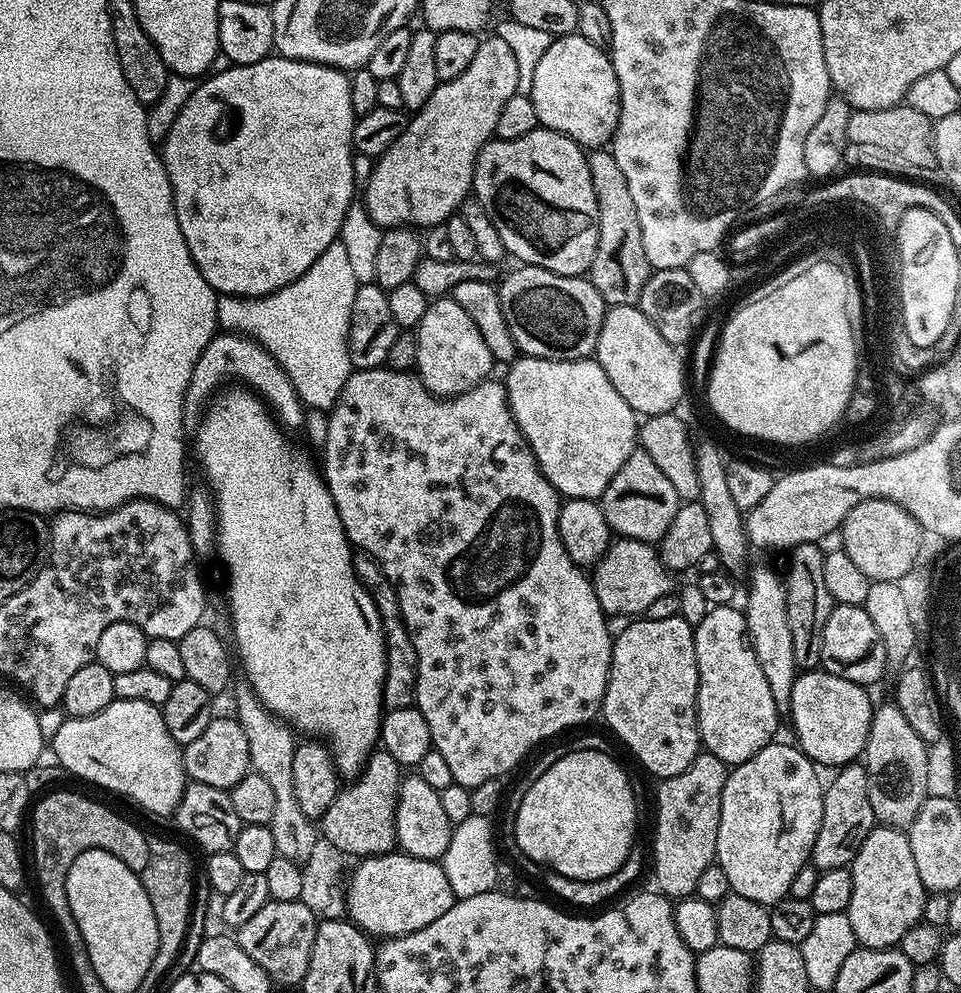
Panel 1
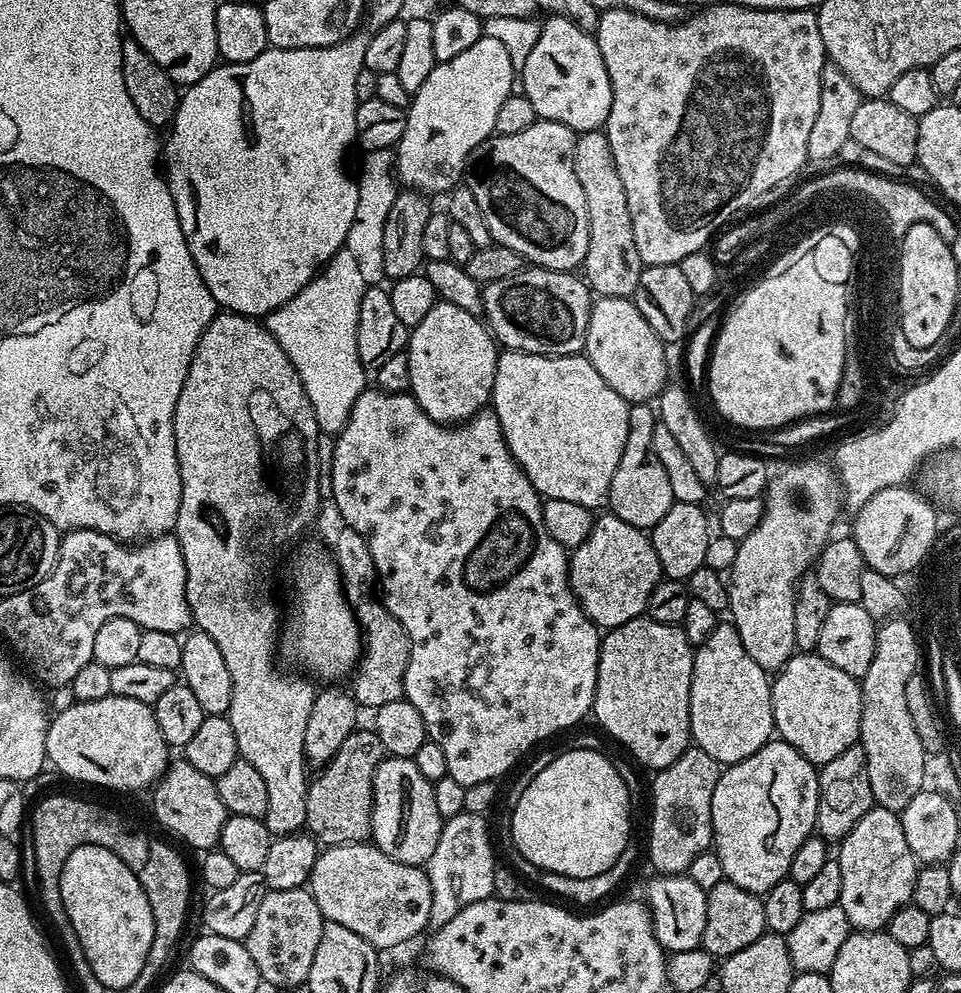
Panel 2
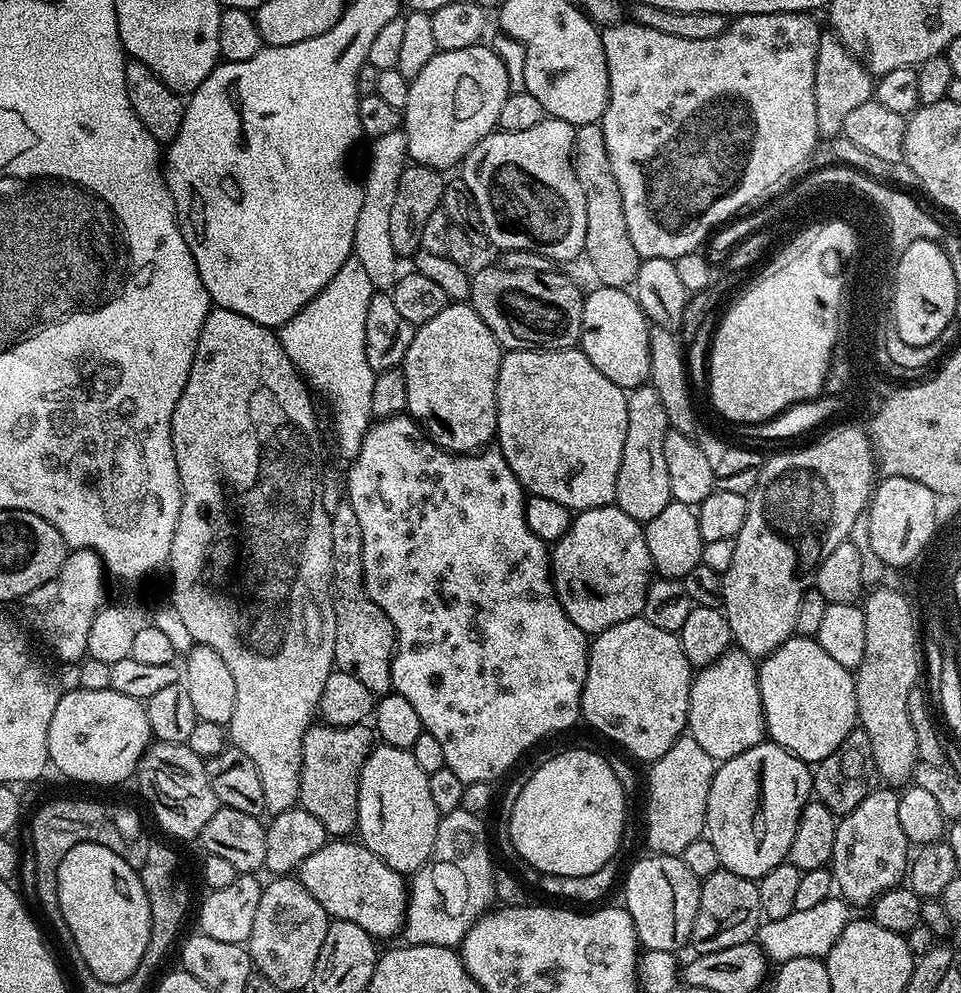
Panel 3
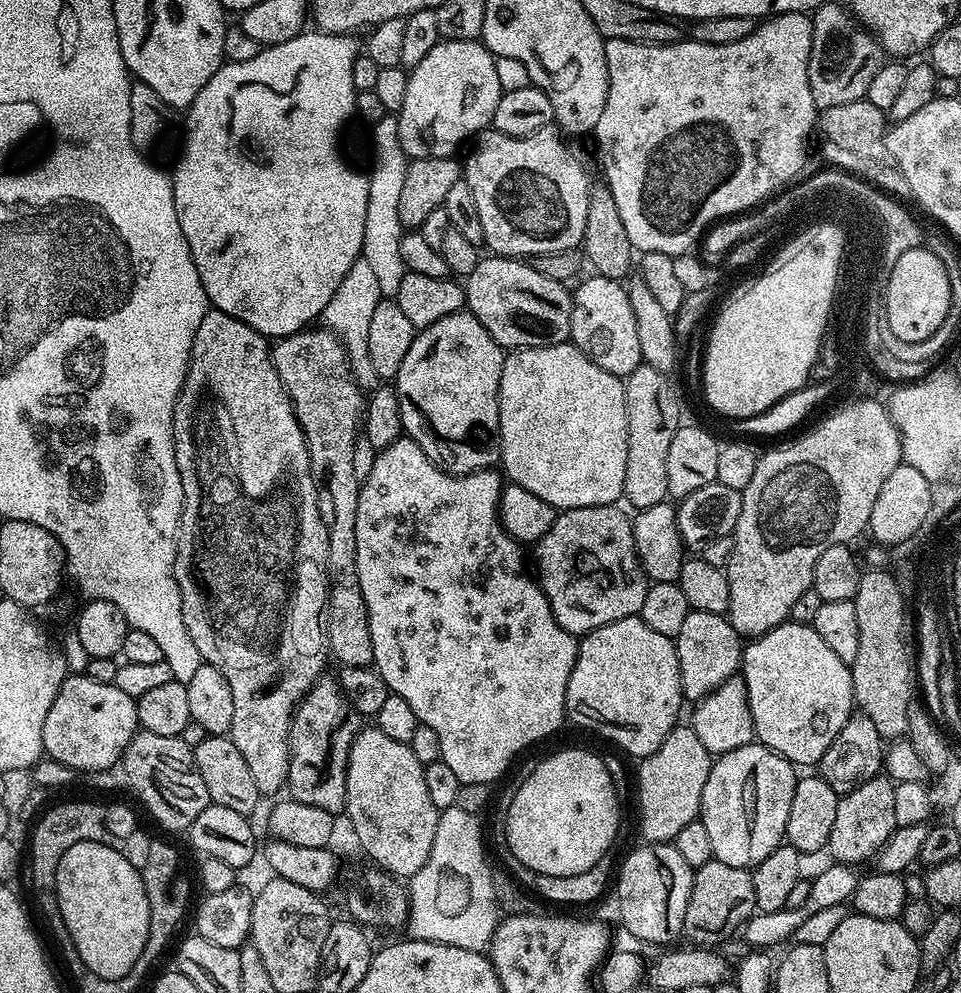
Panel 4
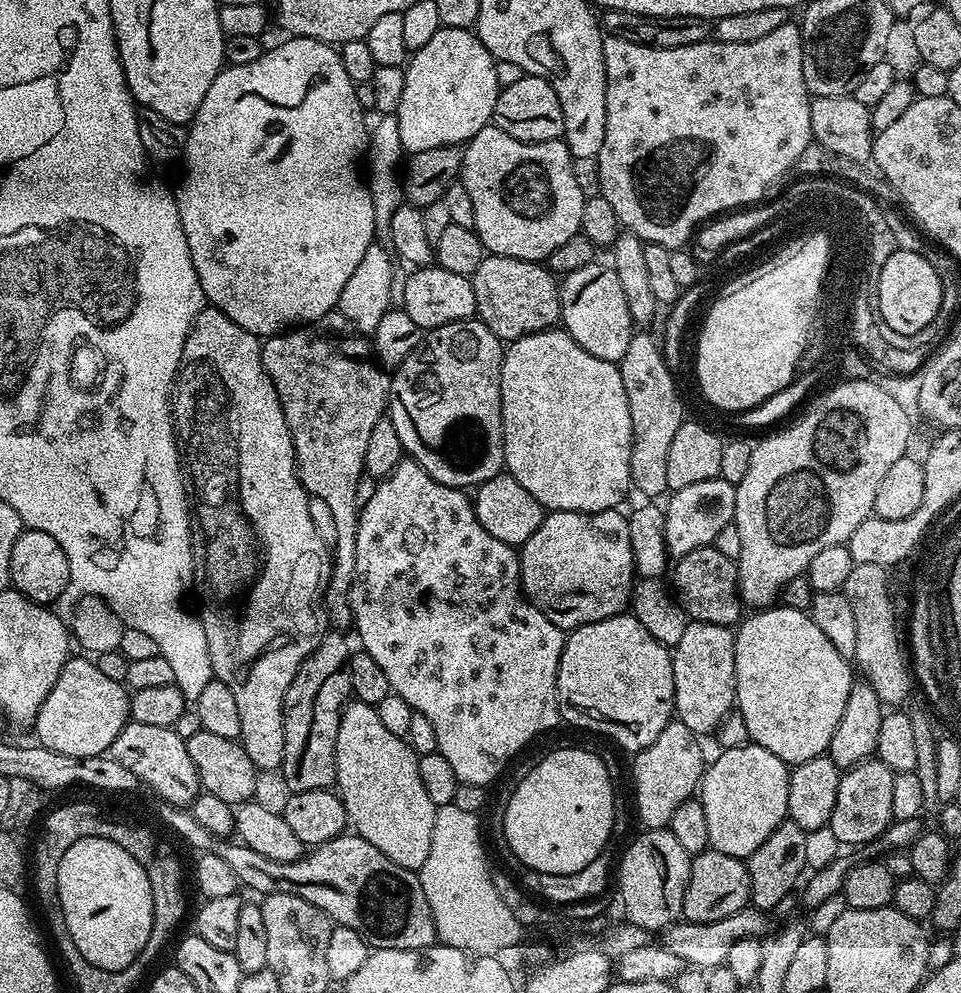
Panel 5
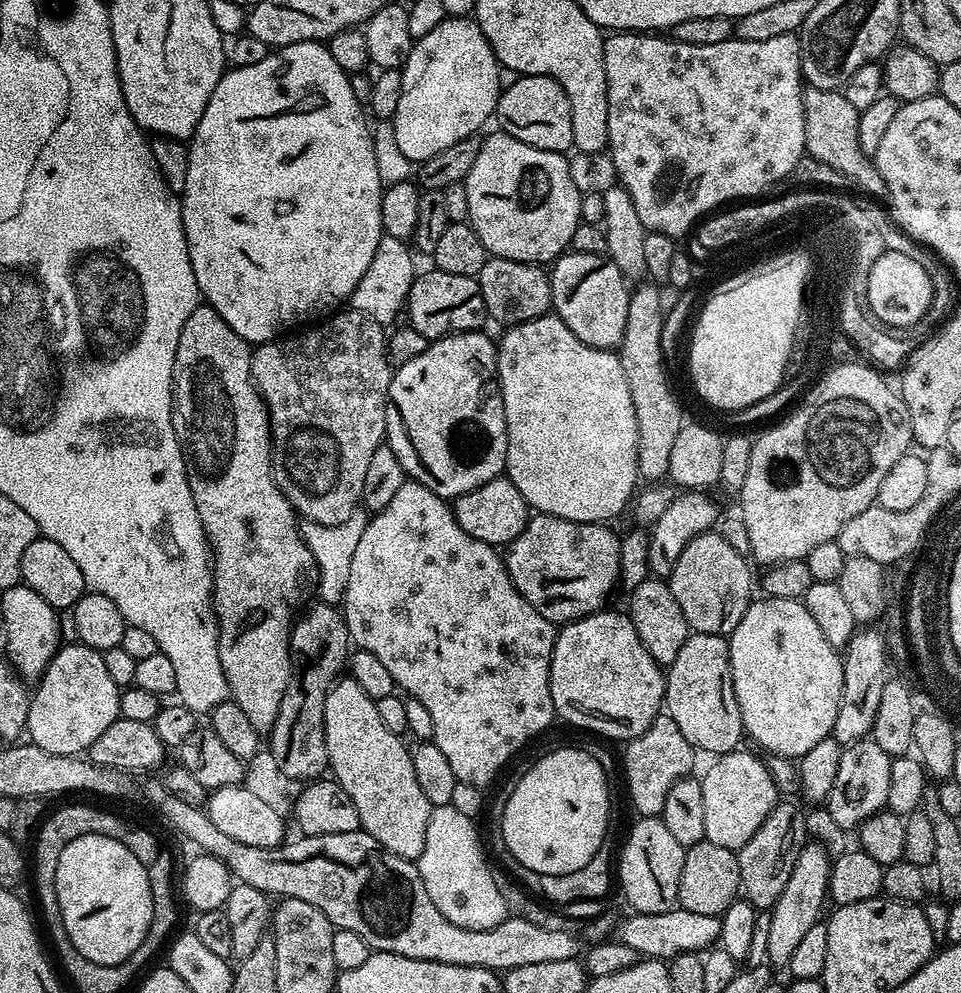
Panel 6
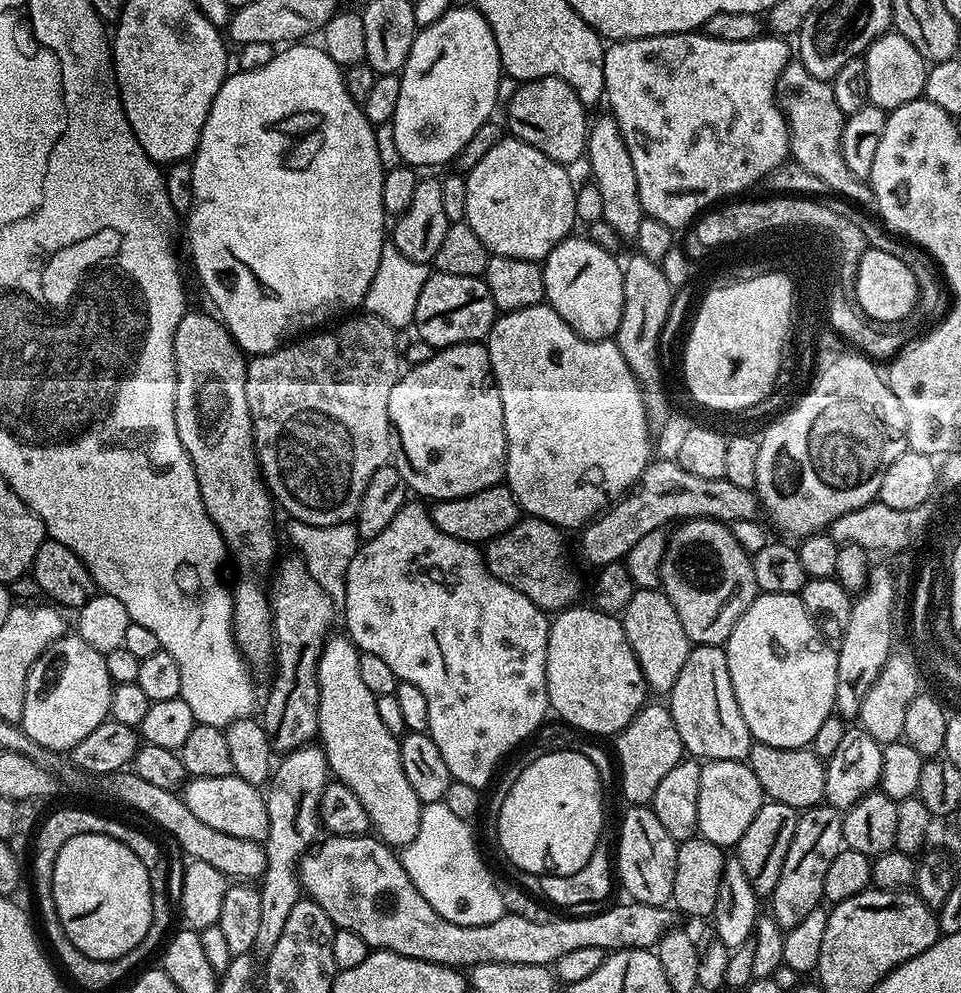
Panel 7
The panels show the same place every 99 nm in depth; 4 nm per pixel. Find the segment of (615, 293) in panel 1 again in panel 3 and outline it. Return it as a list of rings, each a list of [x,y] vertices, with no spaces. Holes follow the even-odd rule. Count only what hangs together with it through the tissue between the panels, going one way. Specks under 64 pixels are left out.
[[[599,123],[582,124],[576,128],[572,143],[572,165],[586,198],[586,242],[583,255],[588,256],[588,264],[603,287],[627,289],[636,283],[642,257],[638,250],[634,250],[634,242],[630,242],[630,230],[626,230],[622,190],[618,190],[618,178],[614,178],[614,170],[610,170],[606,138]]]

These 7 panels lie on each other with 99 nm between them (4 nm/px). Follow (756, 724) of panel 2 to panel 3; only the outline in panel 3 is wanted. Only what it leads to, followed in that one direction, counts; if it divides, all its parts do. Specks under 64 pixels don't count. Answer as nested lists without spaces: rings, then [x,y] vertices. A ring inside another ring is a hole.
[[[731,648],[693,677],[687,731],[718,762],[732,759],[763,741],[766,729],[757,674],[753,657]]]

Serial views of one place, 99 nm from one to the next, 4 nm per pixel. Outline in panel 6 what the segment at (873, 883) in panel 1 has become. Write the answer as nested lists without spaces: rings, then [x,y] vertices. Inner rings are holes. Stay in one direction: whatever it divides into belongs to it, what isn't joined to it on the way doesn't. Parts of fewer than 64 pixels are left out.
[[[870,738],[856,740],[841,751],[840,761],[838,762],[838,774],[834,774],[833,788],[829,790],[826,799],[828,816],[838,827],[856,830],[871,816],[885,811],[888,795],[890,794],[890,766],[892,762],[893,757],[888,756],[886,750],[882,750],[882,746],[878,746],[878,742],[874,742]]]

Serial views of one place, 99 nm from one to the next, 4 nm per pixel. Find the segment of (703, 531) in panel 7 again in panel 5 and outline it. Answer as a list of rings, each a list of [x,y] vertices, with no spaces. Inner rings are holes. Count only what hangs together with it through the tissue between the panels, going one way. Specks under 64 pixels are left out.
[[[711,546],[690,550],[690,554],[679,557],[671,569],[671,587],[674,595],[684,608],[689,621],[701,620],[715,624],[735,625],[741,619],[742,601],[740,586],[736,578],[736,561],[718,554]],[[676,568],[676,569],[675,569]]]

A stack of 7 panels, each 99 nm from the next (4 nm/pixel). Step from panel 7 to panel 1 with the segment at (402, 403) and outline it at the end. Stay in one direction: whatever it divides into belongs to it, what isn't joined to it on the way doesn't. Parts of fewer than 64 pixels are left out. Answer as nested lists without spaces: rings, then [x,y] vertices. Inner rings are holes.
[[[451,298],[433,299],[414,335],[418,346],[415,371],[435,396],[457,396],[493,375],[494,361],[482,333],[474,326],[470,314]]]

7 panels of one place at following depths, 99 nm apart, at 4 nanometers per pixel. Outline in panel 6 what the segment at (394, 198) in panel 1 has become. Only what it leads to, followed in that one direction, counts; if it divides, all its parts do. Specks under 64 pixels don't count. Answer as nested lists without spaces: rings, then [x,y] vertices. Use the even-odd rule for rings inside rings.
[[[446,18],[415,41],[402,69],[402,98],[398,98],[398,110],[391,119],[402,154],[423,162],[446,146],[477,135],[500,100],[500,70],[500,61],[475,19]]]

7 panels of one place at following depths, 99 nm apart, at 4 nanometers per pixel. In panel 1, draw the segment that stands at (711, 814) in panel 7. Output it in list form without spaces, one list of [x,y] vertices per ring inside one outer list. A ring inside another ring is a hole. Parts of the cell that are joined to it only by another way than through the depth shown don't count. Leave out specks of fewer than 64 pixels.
[[[769,743],[764,749],[758,751],[752,758],[742,764],[735,765],[726,778],[726,786],[722,790],[722,810],[720,811],[720,821],[718,822],[718,842],[716,843],[715,863],[722,866],[726,873],[726,878],[730,881],[732,892],[742,898],[750,898],[750,902],[758,902],[765,906],[771,906],[783,900],[789,895],[791,883],[794,876],[811,861],[812,847],[818,838],[818,826],[822,826],[822,810],[824,809],[825,785],[820,784],[819,769],[811,759],[797,745]]]

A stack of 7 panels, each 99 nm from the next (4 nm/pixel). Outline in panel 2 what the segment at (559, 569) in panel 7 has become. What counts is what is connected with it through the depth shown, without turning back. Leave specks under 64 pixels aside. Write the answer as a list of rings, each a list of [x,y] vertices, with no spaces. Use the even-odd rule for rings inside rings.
[[[611,514],[597,515],[586,542],[571,549],[568,557],[568,581],[572,592],[584,613],[601,630],[611,630],[641,619],[647,613],[650,594],[661,579],[651,535]]]

